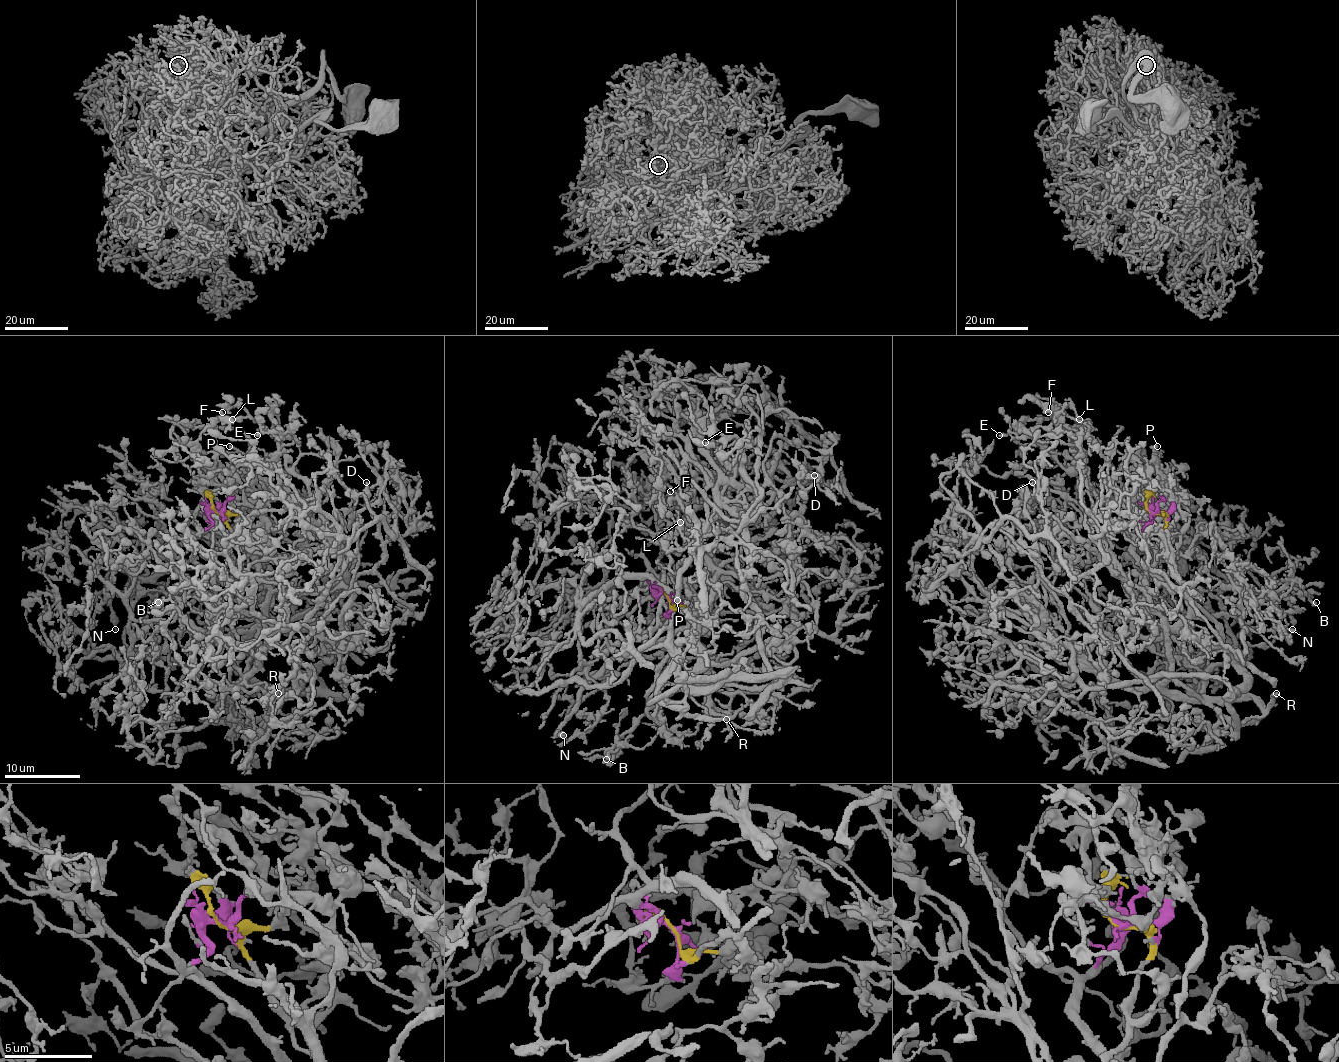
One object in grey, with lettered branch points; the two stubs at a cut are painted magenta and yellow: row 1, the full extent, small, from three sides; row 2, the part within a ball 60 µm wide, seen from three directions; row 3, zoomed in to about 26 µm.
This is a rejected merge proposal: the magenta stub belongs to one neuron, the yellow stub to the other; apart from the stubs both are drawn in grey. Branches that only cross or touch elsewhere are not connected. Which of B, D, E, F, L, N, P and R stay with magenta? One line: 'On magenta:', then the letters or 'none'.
On magenta: B, F, N

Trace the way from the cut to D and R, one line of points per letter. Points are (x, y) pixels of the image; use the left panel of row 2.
D: (216, 512), (268, 586), (298, 559), (353, 533), (366, 482)
R: (216, 512), (269, 593), (245, 684), (231, 698), (233, 720), (235, 707), (247, 696), (279, 692)

